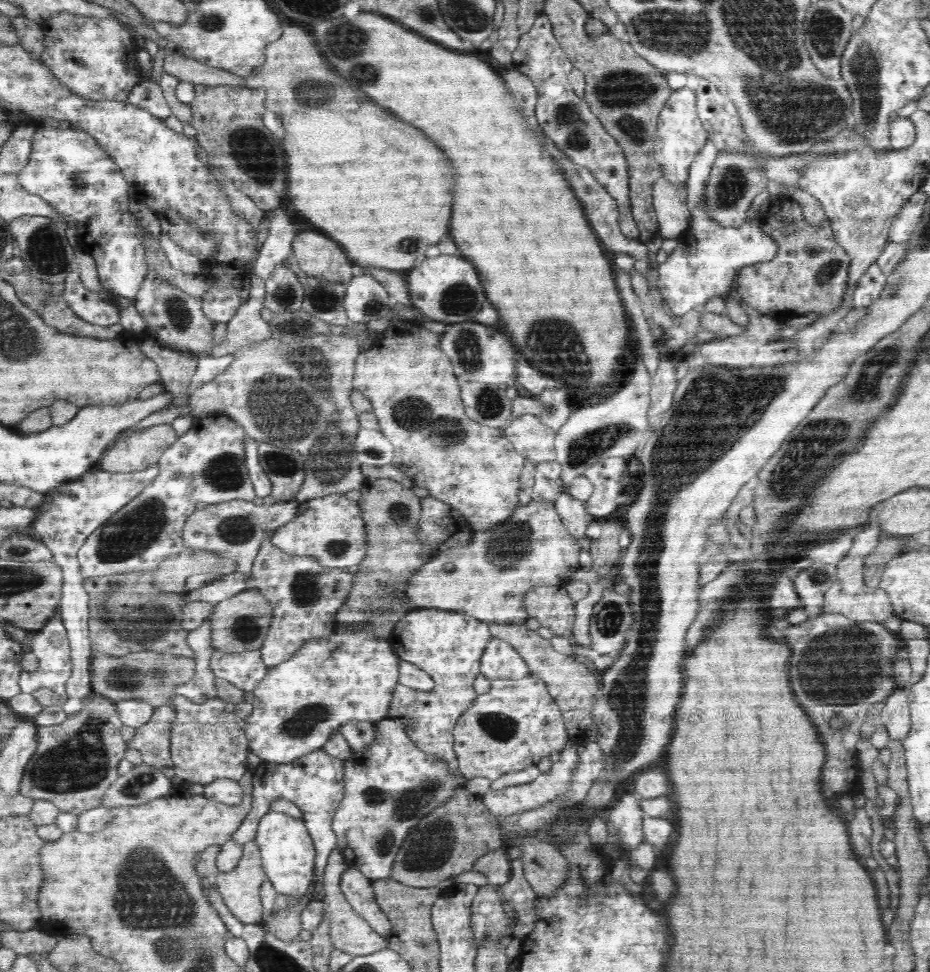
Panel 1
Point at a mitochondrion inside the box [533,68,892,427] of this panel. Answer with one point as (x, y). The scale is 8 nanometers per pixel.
(568, 116)

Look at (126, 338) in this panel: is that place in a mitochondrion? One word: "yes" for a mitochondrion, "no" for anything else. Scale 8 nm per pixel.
no

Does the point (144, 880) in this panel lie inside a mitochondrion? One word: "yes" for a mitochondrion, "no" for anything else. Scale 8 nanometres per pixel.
yes

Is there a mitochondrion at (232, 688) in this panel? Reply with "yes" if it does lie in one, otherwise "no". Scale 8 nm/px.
no

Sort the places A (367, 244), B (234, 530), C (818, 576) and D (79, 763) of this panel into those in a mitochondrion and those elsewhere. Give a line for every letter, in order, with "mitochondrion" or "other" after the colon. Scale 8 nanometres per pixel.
A: other
B: mitochondrion
C: mitochondrion
D: mitochondrion

